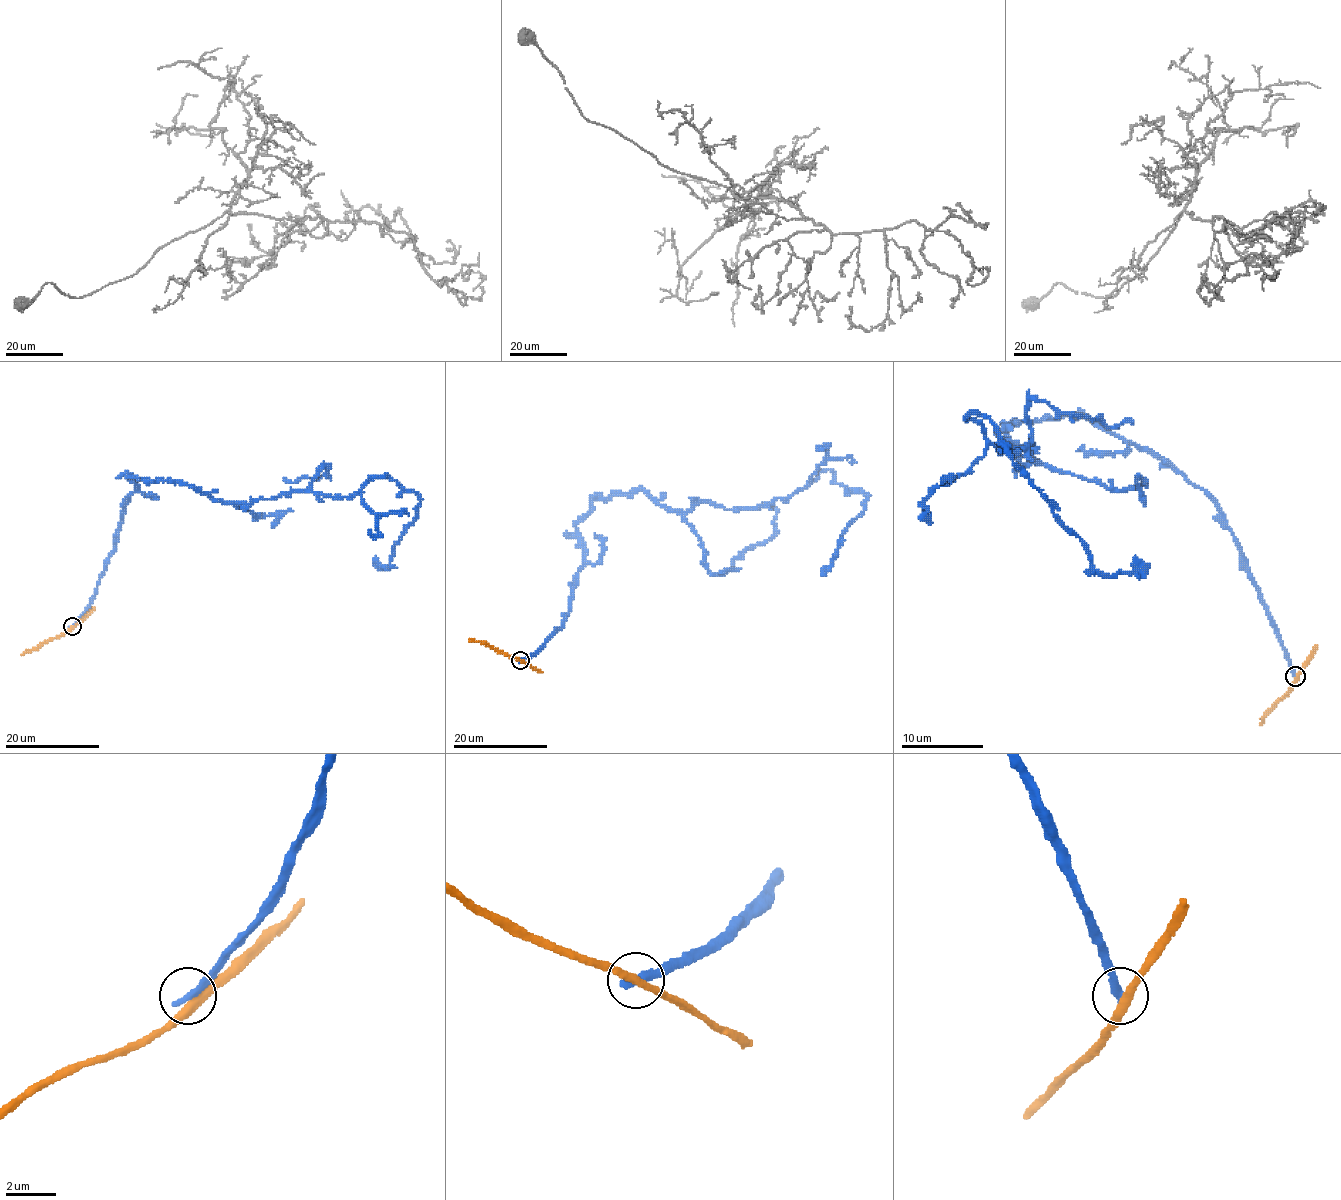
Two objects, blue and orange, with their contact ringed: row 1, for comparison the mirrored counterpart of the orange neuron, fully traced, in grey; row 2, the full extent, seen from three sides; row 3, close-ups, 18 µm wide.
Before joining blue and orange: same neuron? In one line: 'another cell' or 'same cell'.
another cell

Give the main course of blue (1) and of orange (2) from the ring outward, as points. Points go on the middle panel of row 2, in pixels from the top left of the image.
1: (519, 660), (567, 617), (593, 498), (642, 488), (673, 510), (759, 507), (830, 470), (867, 499), (820, 576)
2: (519, 660), (470, 640)

